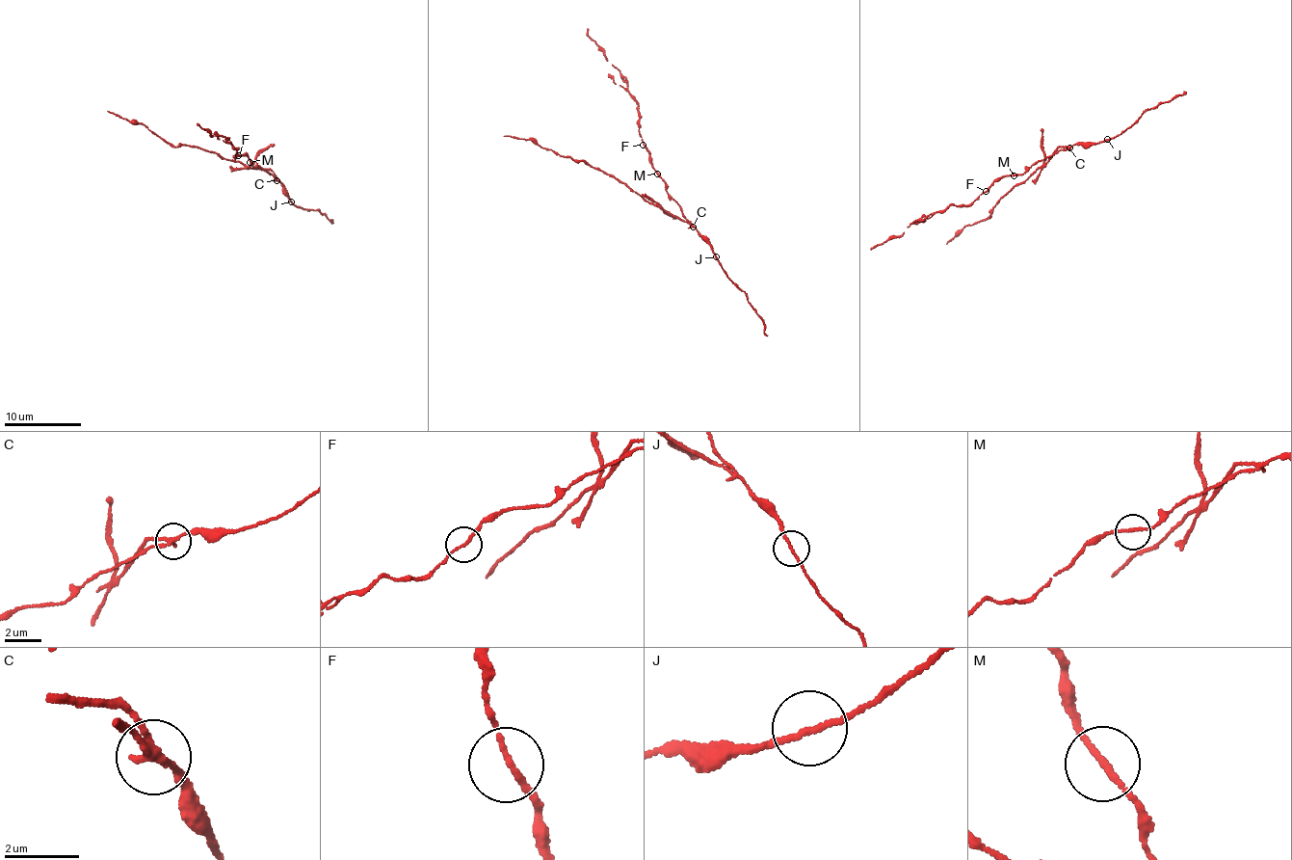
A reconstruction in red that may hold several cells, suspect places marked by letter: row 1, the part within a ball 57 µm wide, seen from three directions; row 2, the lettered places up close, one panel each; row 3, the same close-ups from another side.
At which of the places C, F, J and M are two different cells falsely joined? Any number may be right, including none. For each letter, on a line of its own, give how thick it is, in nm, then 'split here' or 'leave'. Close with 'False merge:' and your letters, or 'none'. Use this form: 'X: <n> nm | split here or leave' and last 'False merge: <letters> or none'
C: 220 nm | split here
F: 140 nm | leave
J: 140 nm | split here
M: 150 nm | leave
False merge: C, J

